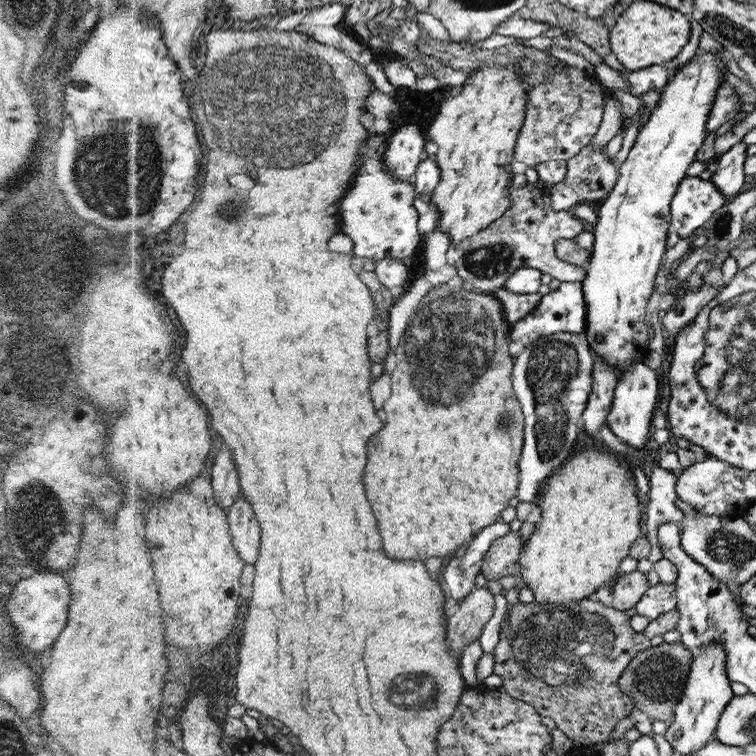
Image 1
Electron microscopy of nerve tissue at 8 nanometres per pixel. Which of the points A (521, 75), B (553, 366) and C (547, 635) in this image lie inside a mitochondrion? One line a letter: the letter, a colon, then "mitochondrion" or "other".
A: other
B: mitochondrion
C: mitochondrion

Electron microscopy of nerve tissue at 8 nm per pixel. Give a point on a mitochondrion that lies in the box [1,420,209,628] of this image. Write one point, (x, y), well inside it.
(41, 516)

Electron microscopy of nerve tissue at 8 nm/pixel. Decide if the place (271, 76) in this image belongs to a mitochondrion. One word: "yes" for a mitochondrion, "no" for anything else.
yes

